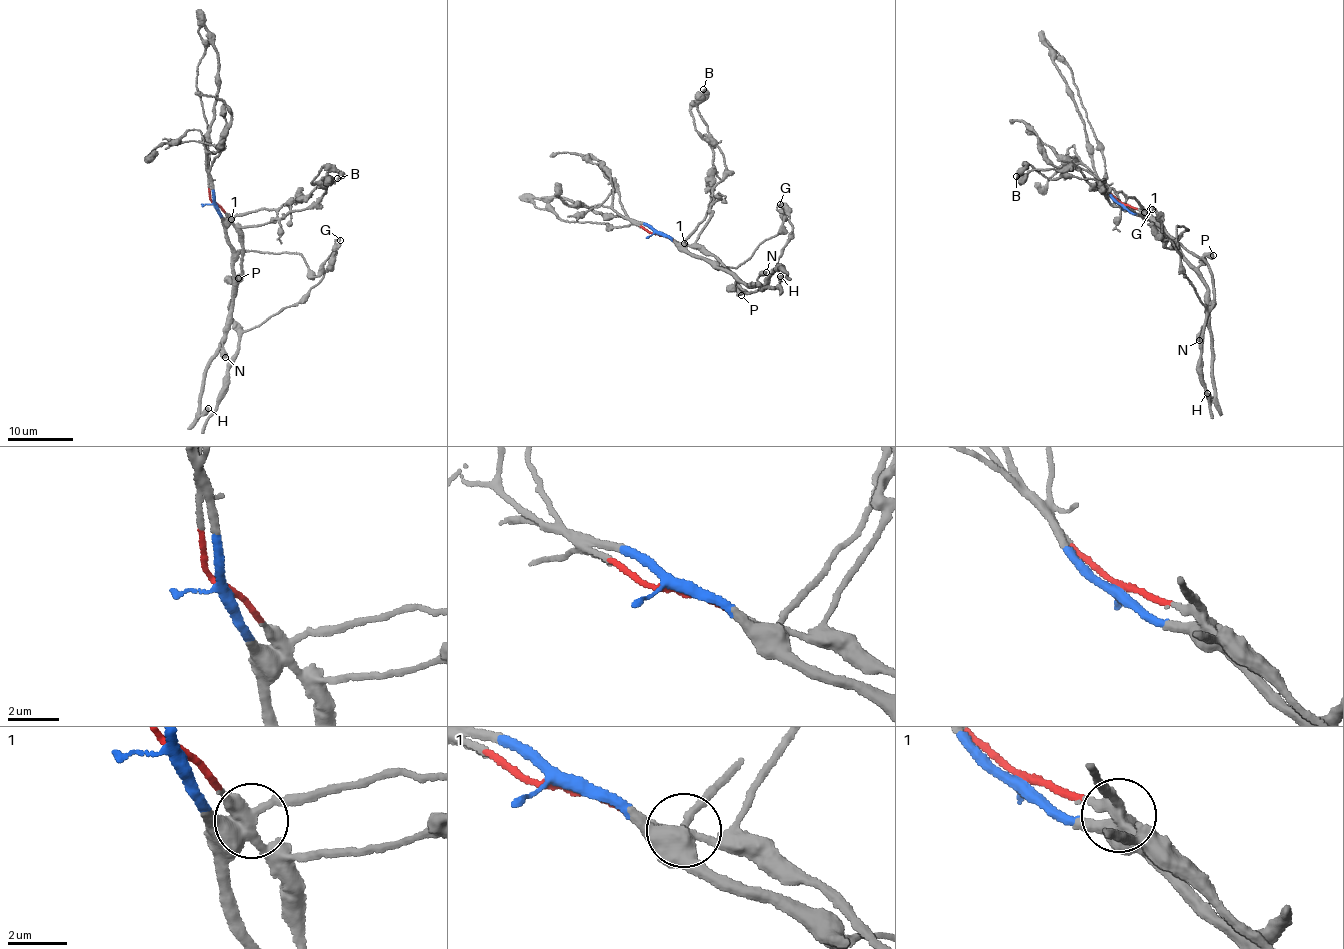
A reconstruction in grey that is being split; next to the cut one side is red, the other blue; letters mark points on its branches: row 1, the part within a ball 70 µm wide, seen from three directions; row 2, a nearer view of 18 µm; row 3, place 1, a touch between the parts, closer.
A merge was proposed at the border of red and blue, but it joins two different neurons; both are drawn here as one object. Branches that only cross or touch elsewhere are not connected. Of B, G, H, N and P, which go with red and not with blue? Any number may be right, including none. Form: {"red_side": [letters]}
{"red_side": ["B", "P"]}

